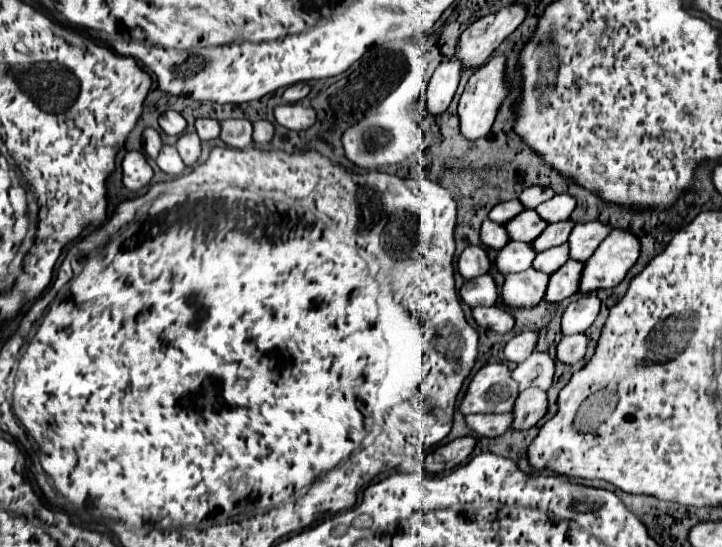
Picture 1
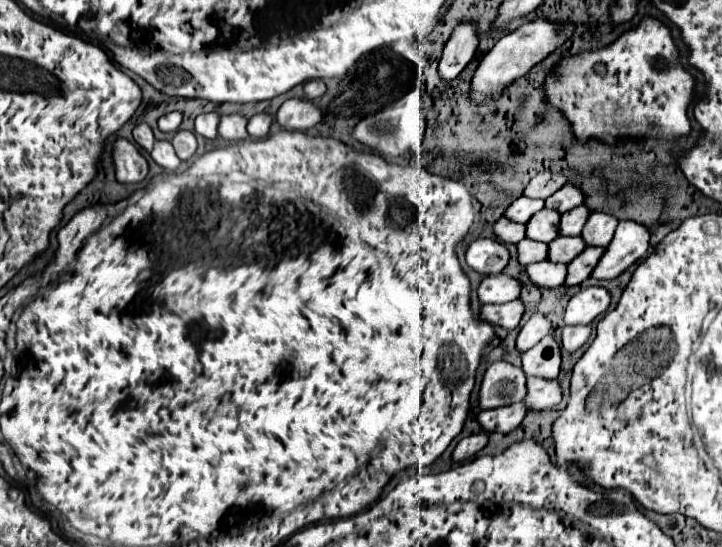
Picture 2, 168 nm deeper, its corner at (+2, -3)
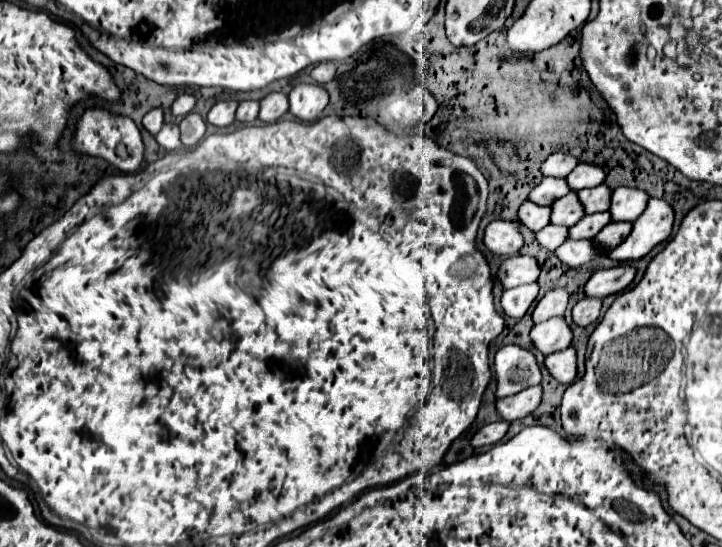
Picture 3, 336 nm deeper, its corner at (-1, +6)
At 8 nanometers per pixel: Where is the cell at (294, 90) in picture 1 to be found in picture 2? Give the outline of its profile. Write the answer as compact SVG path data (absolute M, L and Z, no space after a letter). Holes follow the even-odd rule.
M307 81L303 85L303 93L305 93L305 99L321 97L325 93L325 83L323 81Z

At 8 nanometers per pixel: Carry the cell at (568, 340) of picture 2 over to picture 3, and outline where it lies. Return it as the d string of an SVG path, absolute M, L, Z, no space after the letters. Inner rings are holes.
M582 298L572 308L572 318L574 318L574 322L578 326L588 326L588 324L598 320L600 308L602 308L602 300L600 298Z

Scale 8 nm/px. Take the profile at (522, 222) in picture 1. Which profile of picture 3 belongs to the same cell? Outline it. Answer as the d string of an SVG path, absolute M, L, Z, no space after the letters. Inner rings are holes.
M570 192L568 196L562 196L552 204L552 224L574 226L582 216L584 216L584 206L576 192Z

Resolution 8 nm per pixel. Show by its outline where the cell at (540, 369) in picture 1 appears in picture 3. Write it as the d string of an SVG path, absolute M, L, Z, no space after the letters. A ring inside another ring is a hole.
M556 316L548 318L546 322L540 322L530 332L534 346L546 356L548 352L556 352L560 348L568 348L572 342L572 330L566 326L566 320Z

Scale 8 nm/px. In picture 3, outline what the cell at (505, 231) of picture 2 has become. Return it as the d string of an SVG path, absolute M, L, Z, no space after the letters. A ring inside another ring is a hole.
M524 202L520 206L520 222L526 224L530 230L538 232L544 226L550 224L550 214L552 214L552 206L538 206L534 202Z

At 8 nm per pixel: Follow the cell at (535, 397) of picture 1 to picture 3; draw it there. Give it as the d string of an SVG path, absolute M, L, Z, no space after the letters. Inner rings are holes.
M570 344L568 348L548 354L546 356L546 368L548 372L562 384L572 384L576 374L578 374L578 364L576 364L576 348Z

